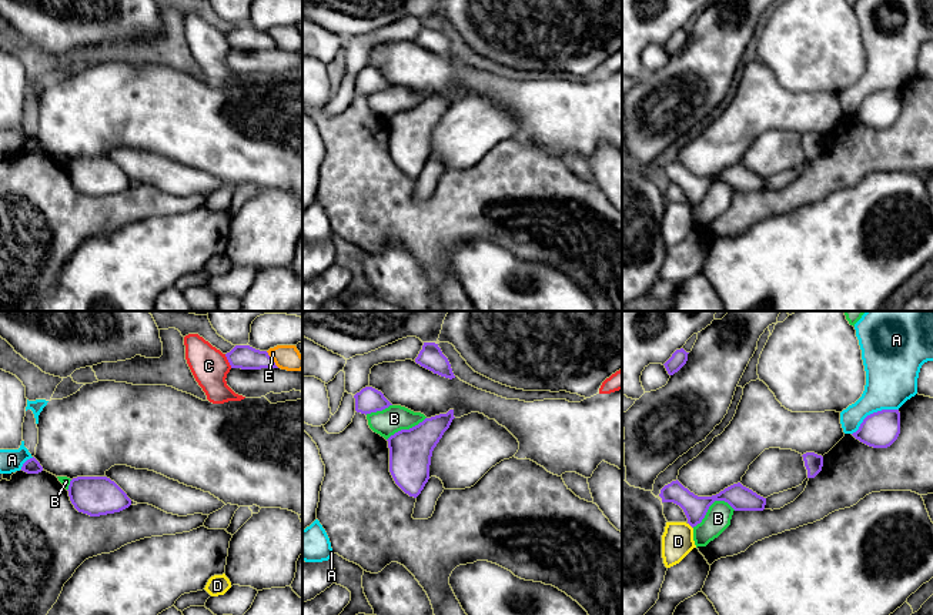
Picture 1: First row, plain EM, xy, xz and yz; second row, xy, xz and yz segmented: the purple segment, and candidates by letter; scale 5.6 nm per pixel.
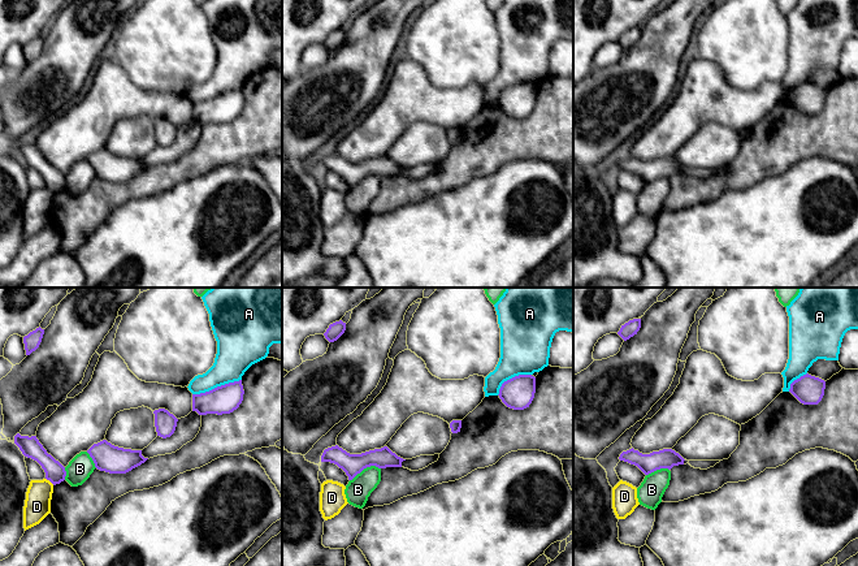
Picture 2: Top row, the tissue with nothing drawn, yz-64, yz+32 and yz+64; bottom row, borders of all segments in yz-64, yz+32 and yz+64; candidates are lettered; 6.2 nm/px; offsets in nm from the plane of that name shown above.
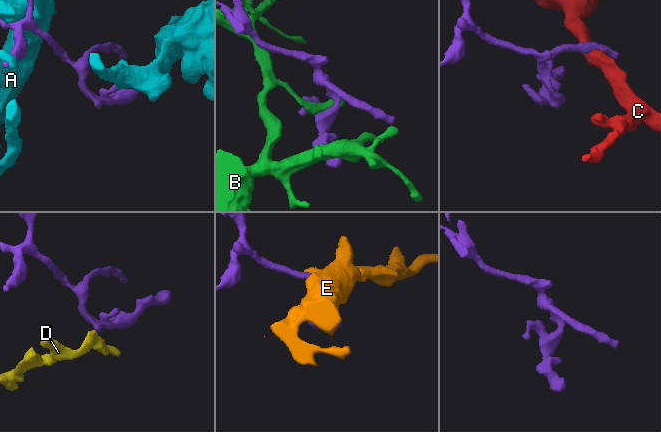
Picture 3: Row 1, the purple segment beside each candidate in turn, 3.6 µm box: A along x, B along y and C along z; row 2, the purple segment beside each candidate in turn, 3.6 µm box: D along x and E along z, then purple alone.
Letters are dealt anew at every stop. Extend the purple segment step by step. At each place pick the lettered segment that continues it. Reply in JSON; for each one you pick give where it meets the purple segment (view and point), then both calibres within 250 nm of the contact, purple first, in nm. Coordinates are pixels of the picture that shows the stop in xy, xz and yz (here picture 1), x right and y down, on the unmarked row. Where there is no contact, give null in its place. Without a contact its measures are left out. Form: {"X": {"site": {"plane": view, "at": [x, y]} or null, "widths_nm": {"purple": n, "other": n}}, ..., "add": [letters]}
{"add": []}

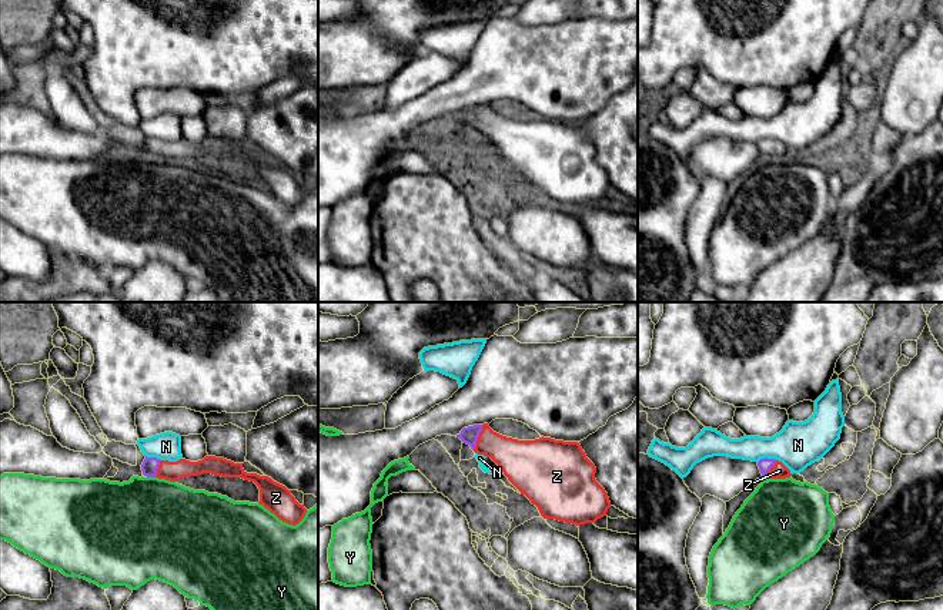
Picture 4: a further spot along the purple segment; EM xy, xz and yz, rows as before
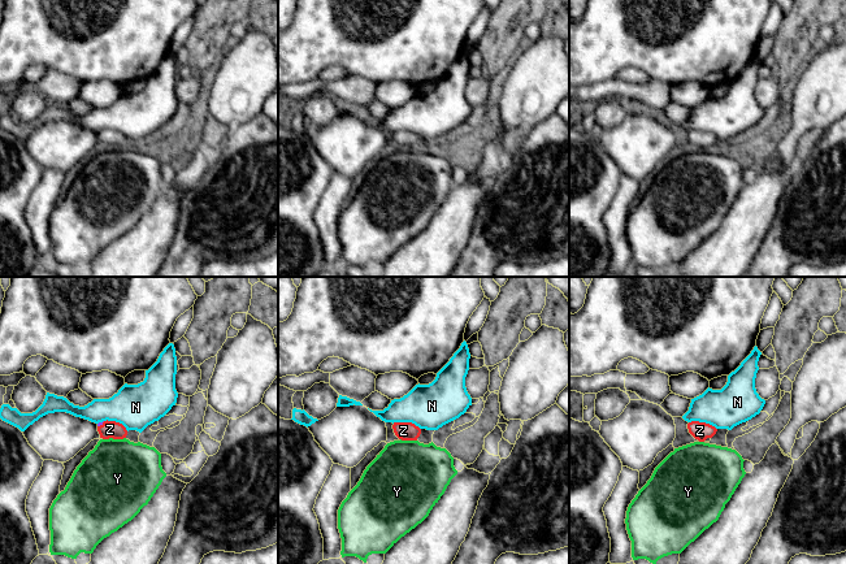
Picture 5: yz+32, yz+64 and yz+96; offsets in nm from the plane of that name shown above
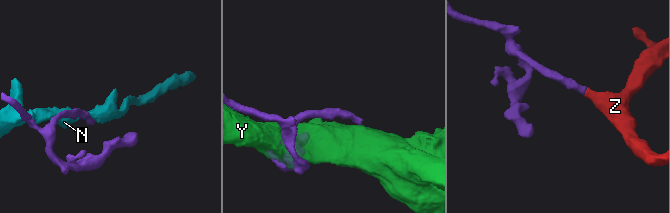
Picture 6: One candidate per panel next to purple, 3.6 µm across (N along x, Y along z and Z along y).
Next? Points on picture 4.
{"Z": {"site": {"plane": "xz", "at": [477, 119]}, "widths_nm": {"purple": 100, "other": 200}}, "add": ["Z"]}

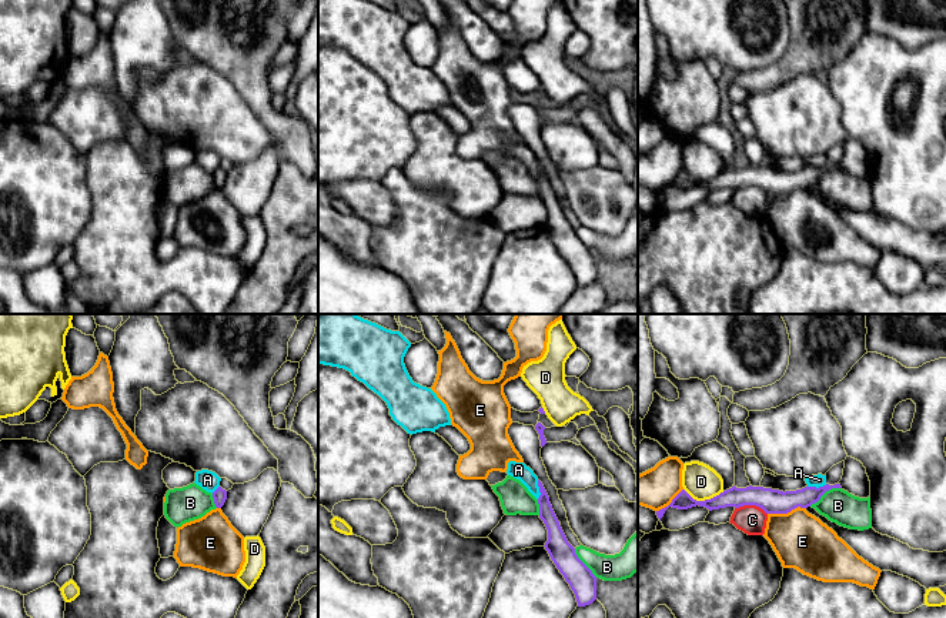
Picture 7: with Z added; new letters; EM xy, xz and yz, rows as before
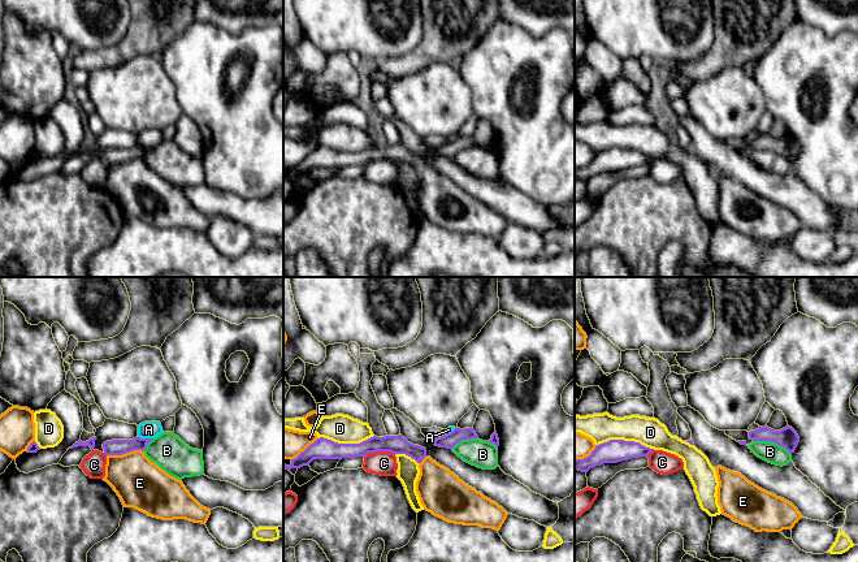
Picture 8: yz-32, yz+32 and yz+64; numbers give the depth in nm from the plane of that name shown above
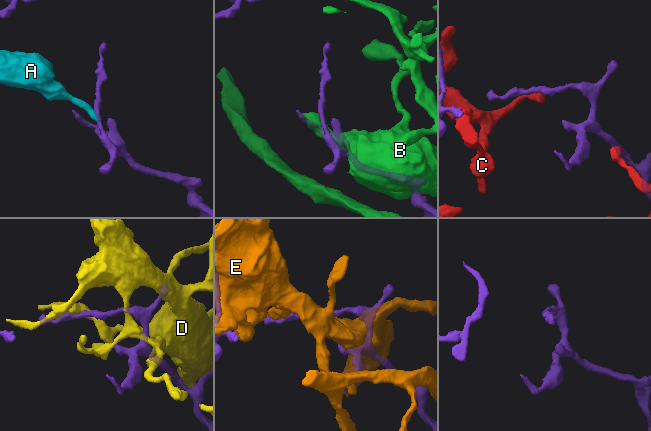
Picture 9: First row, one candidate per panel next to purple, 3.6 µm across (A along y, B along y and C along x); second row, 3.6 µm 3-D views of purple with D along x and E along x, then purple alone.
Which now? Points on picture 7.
{"add": []}

